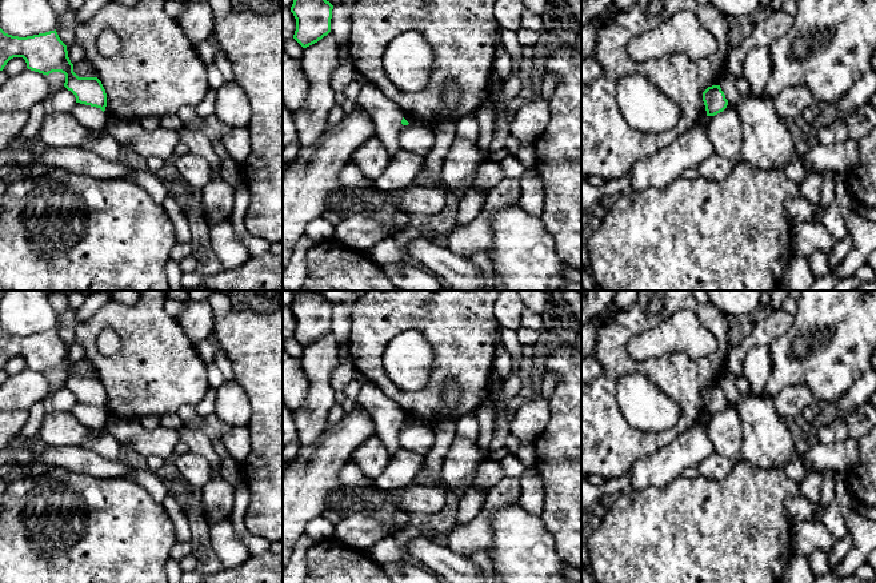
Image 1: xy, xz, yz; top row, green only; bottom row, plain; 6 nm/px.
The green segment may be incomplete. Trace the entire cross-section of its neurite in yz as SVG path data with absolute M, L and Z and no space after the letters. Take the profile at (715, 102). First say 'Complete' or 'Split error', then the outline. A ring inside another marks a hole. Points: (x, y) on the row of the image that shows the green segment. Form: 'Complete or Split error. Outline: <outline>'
Complete. Outline: M720 85L708 87L703 92L703 101L705 105L707 116L715 116L723 112L728 105L728 100L725 99Z

